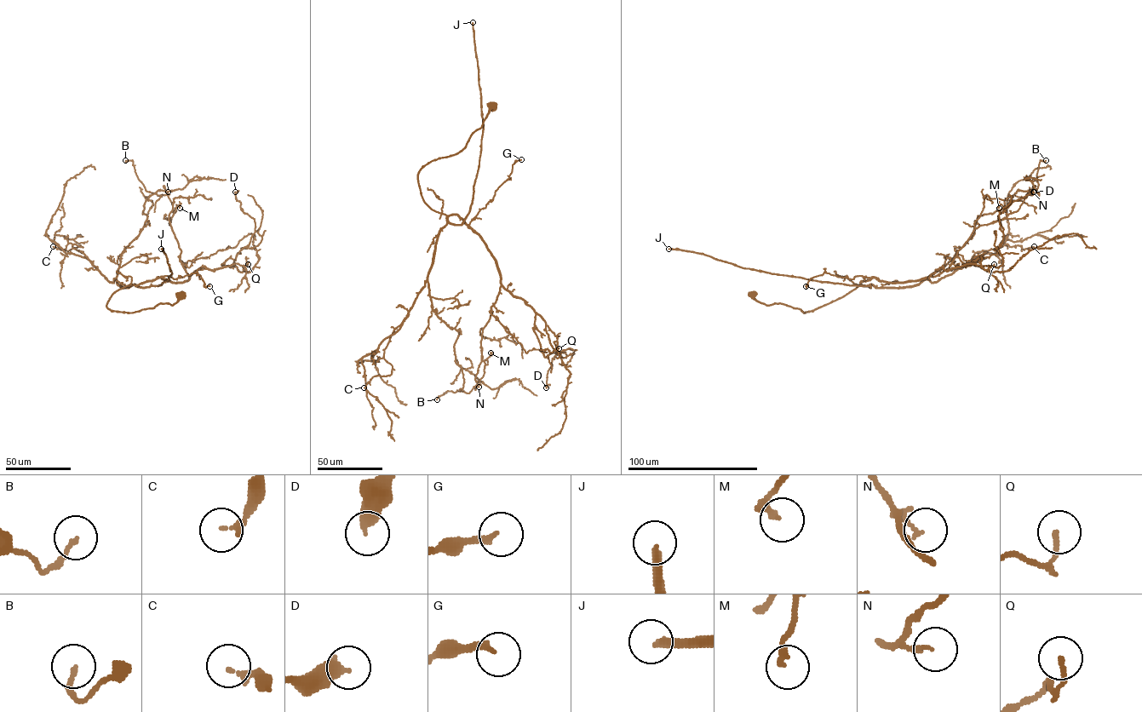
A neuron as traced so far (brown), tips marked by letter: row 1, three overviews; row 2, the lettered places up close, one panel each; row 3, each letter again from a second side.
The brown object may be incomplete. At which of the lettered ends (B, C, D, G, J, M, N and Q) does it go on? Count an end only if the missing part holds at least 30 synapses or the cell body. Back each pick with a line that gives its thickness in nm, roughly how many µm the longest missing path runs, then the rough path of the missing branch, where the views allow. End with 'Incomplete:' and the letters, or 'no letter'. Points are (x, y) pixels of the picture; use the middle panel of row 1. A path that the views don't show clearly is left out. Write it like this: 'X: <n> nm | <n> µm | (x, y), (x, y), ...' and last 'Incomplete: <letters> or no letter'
J: 280 nm | 600 µm
Incomplete: J

